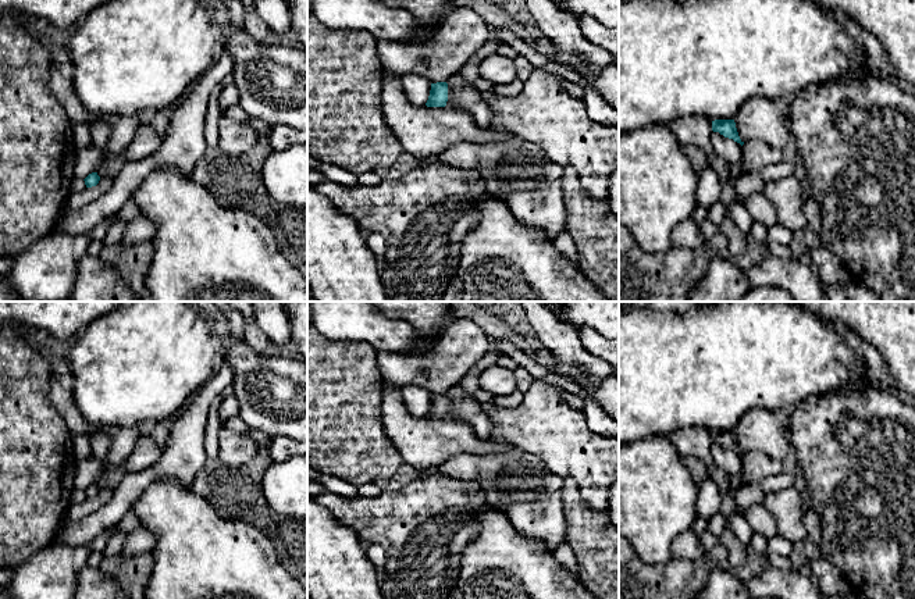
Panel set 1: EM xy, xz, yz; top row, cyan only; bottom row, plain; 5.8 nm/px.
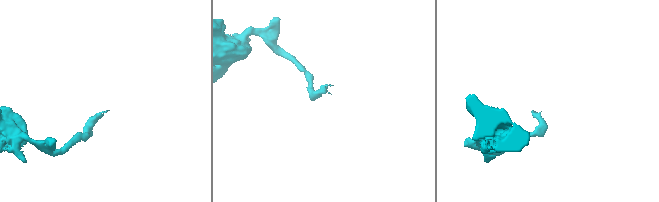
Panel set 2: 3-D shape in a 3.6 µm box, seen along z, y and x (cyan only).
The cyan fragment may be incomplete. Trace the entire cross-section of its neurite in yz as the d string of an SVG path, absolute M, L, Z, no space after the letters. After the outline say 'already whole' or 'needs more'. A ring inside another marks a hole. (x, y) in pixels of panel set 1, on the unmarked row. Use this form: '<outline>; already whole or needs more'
M715 431L712 432L712 442L719 443L724 449L733 450L741 457L744 453L740 450L734 431Z; already whole

